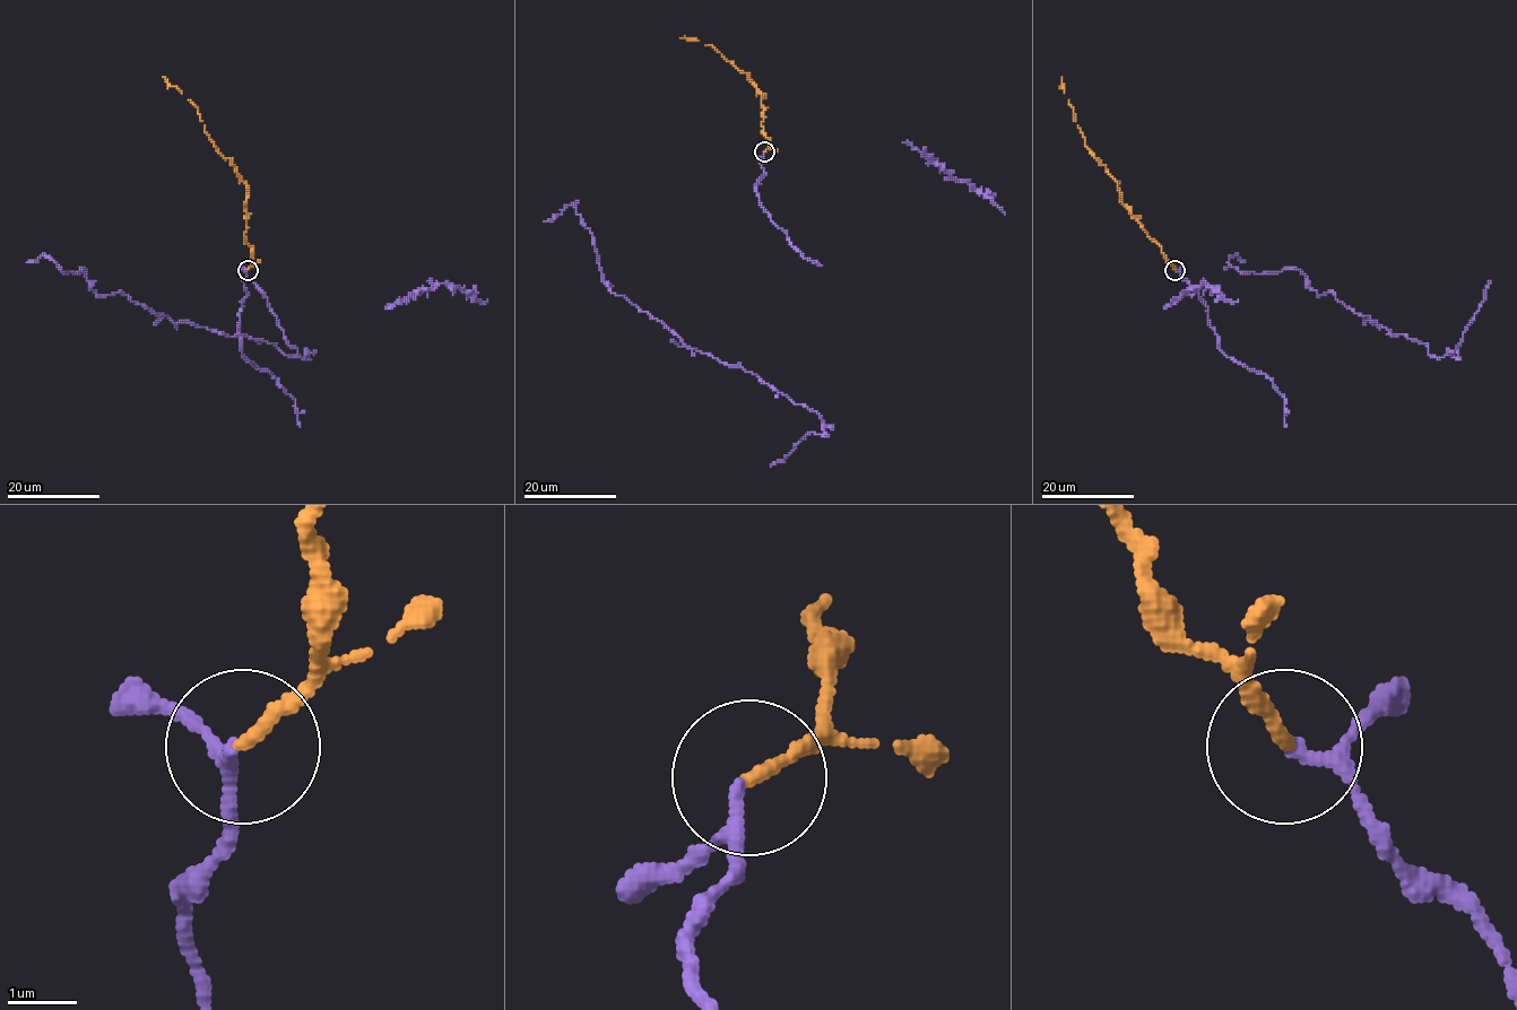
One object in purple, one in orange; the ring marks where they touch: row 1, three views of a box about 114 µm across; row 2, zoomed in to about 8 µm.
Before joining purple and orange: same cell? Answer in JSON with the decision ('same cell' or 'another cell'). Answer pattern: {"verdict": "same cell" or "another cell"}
{"verdict": "same cell"}

